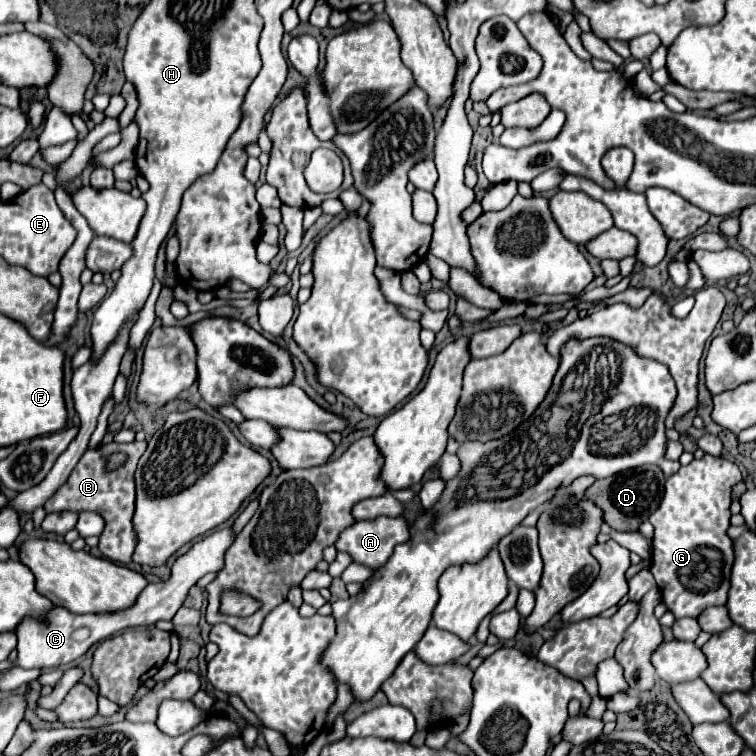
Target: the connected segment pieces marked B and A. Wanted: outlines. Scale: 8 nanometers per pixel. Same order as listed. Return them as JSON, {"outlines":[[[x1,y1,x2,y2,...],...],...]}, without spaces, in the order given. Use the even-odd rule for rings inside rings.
{"outlines":[[[146,440,144,442,130,442,130,444,118,444,118,442,110,442,110,444,100,444,98,448,88,448,84,452,84,456,80,458,80,462,74,466,72,474,68,476,68,480,50,496,50,500,46,502,46,512,62,512,62,510,74,510,74,512,82,512,82,510,92,510,98,512,104,520,106,520,106,528,100,536,100,552,120,564,130,564,132,562,132,554,134,548,138,544,136,538,136,530,132,524,132,516,134,516,134,502,136,502,136,490,134,490,134,470,136,464,140,460,140,456,146,450],[110,452,126,452,130,456,130,460,112,474,106,474,104,464,106,464,106,456]],[[378,516,372,520,356,520,340,532,336,550,350,554,352,562,366,568,378,568,392,556,396,544,408,540,408,524,404,518]]]}

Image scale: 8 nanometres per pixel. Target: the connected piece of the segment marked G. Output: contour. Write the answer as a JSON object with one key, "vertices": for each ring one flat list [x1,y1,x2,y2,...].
{"vertices":[[704,454,700,460,692,460,688,466,682,466,674,476,666,480,666,490,660,506,650,514,654,526,654,550,652,550,652,572,662,590,662,600,676,618,698,618,700,612,708,606,726,604,730,588,730,568,734,560,732,540,726,534,730,526,730,490,742,480,740,468,736,462]]}

